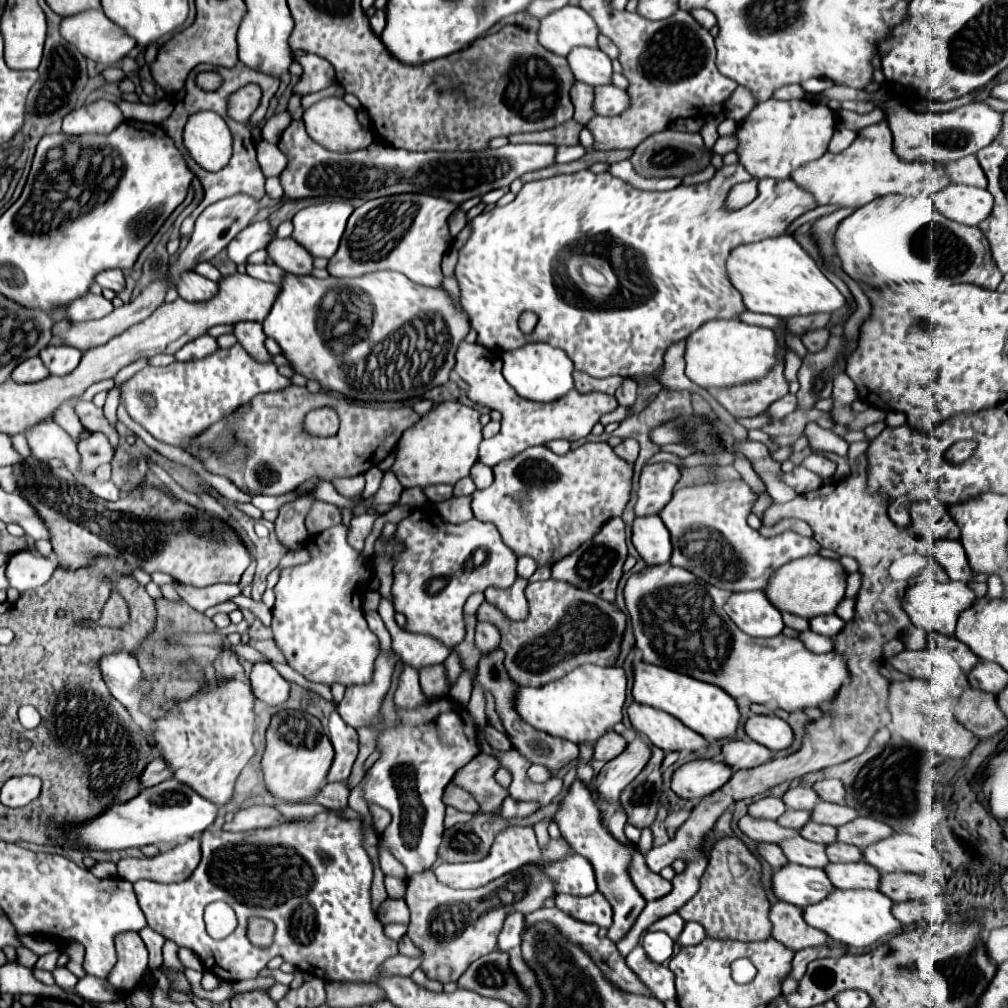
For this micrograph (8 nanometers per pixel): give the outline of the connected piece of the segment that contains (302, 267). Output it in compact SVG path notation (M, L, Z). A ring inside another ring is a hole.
M273 238L267 246L267 258L271 258L275 266L295 276L311 274L313 270L311 254L301 244L297 244L293 238L283 238L283 240Z

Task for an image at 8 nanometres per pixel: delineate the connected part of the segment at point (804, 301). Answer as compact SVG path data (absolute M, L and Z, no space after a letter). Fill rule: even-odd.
M789 234L733 248L727 258L725 272L729 282L741 292L745 308L751 312L791 318L815 312L831 314L845 304L841 292L827 280L815 260Z

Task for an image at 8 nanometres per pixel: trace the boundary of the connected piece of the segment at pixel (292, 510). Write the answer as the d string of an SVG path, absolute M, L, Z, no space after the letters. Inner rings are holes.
M299 496L295 502L289 502L279 510L275 520L275 534L287 550L299 550L307 544L309 532L305 528L305 516L313 502L315 500L309 496Z

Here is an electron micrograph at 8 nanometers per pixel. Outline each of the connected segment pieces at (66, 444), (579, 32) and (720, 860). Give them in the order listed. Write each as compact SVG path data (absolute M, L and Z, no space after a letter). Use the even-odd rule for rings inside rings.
M53 420L41 422L33 428L29 428L25 432L25 436L27 436L27 444L31 448L31 454L37 460L47 462L51 458L61 458L71 472L77 472L79 454L77 454L75 440Z
M563 6L539 20L539 44L553 54L567 56L573 46L597 46L597 26L579 6Z
M731 836L713 844L711 862L701 878L699 892L679 910L685 922L701 922L711 938L731 938L731 940L763 940L771 936L769 922L769 900L761 888L761 864L759 860L745 848L745 844ZM729 856L737 856L745 866L741 876L735 876L729 866Z

